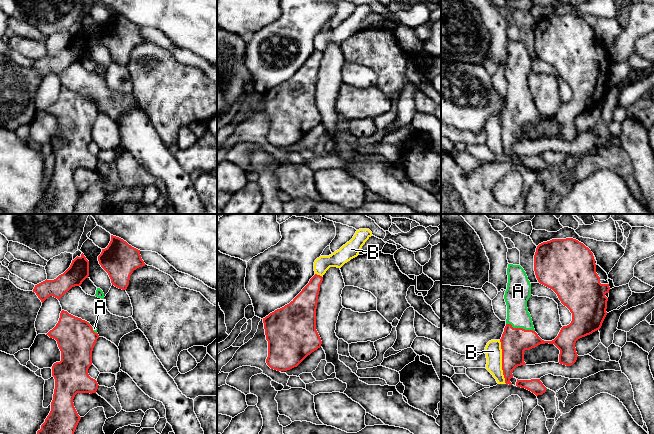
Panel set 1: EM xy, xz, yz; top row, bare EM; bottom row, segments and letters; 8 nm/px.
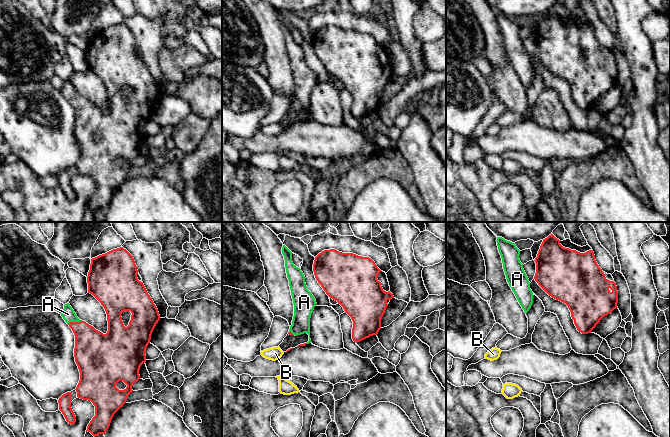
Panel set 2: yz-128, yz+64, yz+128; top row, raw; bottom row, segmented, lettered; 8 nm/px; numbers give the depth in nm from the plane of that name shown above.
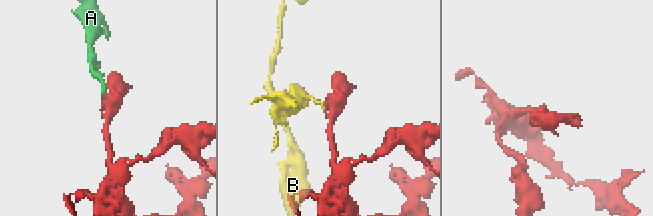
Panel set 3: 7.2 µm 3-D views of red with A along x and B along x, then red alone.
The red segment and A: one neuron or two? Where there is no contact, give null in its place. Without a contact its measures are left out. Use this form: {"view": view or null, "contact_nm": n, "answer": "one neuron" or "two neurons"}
{"view": "yz", "contact_nm": 240, "answer": "one neuron"}

